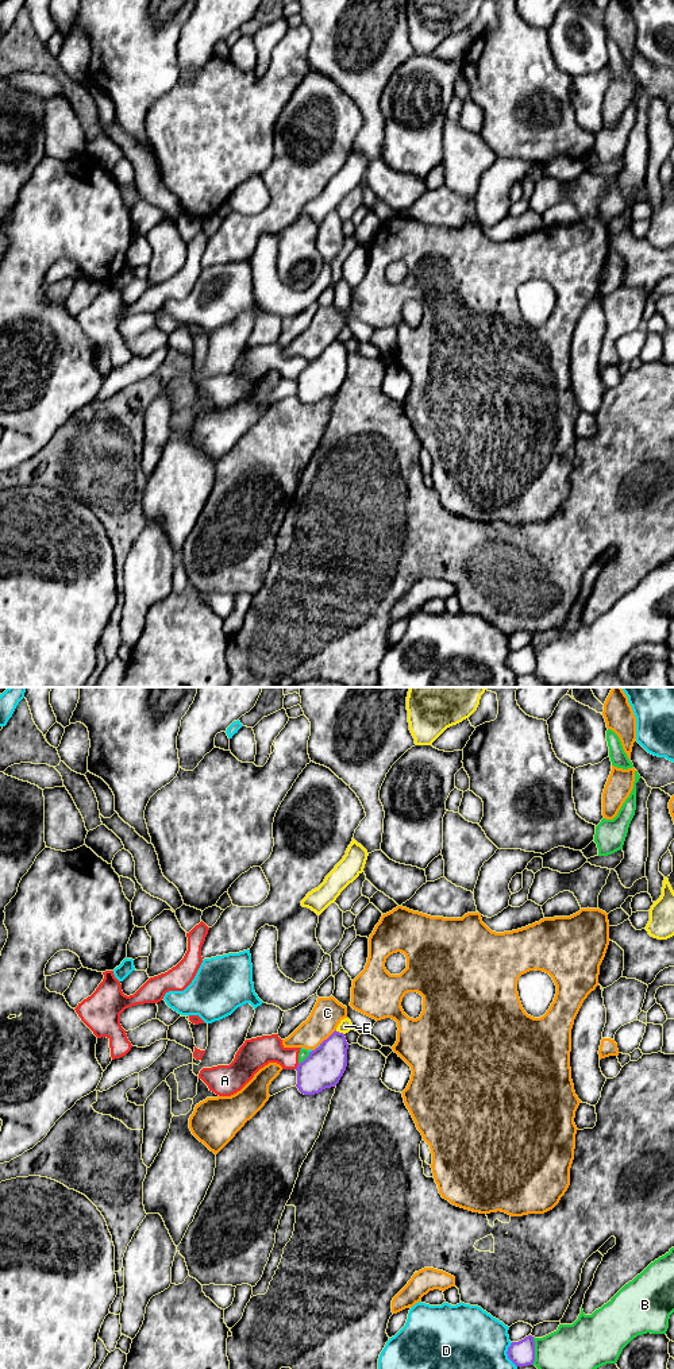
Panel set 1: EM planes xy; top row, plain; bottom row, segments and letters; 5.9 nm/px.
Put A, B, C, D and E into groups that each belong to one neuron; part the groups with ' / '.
A B / C / D / E

